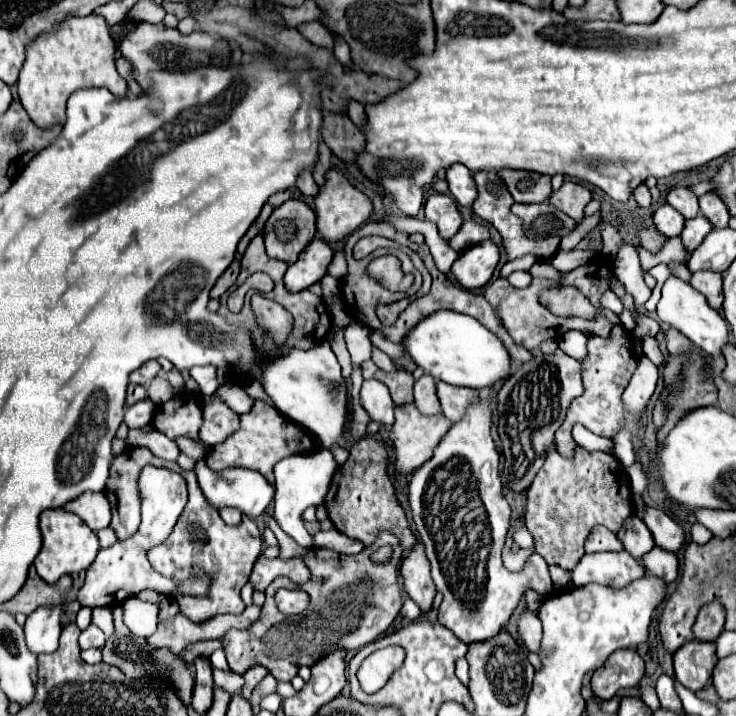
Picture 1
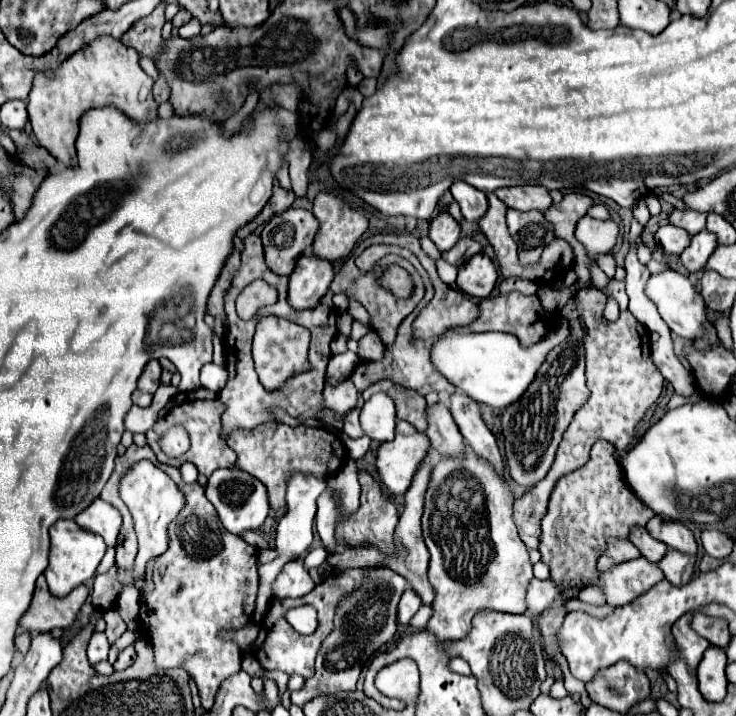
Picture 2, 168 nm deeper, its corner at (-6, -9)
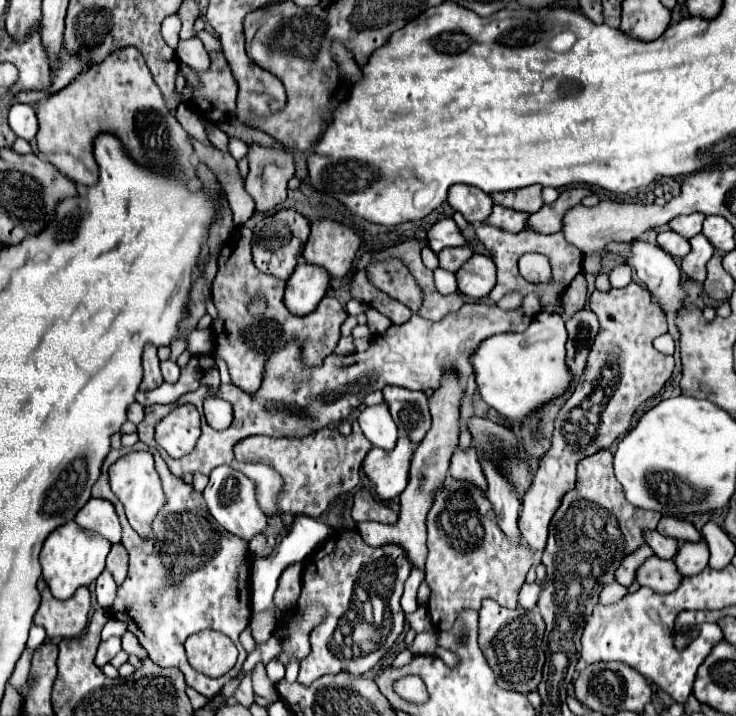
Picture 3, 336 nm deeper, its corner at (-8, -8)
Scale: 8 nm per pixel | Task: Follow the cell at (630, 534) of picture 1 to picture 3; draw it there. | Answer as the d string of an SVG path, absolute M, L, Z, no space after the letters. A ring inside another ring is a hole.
M647 530L647 532L645 532L645 542L647 542L647 544L653 548L653 552L655 552L657 556L661 556L661 558L673 558L673 556L677 554L677 550L679 550L677 540L669 538L669 536L663 536L663 534L659 534L657 530Z

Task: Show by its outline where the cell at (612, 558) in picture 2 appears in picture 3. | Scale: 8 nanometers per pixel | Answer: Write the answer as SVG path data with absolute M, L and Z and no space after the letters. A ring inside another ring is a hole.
M643 544L637 552L625 556L625 560L621 562L621 566L619 566L617 572L615 572L615 580L617 580L619 584L623 584L623 586L631 586L631 582L635 580L637 568L639 568L649 556L653 556L653 550L651 550L647 544Z

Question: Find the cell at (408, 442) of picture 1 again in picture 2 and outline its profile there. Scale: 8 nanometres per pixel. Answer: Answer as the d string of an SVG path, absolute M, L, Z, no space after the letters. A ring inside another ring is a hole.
M397 421L395 439L377 449L377 471L391 493L405 493L431 451L431 441L411 423Z

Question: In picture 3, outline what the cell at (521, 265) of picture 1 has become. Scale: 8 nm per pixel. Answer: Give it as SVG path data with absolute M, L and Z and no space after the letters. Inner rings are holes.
M509 292L509 294L505 294L505 296L497 302L497 306L499 306L501 310L515 310L515 308L521 306L521 300L523 300L521 294L517 294L517 292Z

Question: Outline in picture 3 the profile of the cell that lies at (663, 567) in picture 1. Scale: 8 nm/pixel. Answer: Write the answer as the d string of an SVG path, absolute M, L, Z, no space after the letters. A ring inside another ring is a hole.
M705 540L699 542L683 542L677 556L673 558L673 562L677 564L679 572L683 576L695 576L699 574L707 562L709 562L709 548Z

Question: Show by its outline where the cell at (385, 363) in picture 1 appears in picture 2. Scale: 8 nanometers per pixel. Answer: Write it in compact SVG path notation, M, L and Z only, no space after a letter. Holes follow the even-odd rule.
M369 331L361 341L359 341L359 351L363 359L371 359L371 361L381 361L383 353L385 353L385 345L379 339L379 335L375 331Z

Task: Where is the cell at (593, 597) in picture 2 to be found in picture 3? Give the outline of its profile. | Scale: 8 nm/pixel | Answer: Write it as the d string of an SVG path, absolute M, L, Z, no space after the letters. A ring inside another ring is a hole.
M611 582L611 584L607 584L607 586L603 588L603 592L601 592L601 604L615 604L615 602L619 602L625 594L627 594L627 588L625 588L625 586L621 586L621 584L617 584L617 582Z

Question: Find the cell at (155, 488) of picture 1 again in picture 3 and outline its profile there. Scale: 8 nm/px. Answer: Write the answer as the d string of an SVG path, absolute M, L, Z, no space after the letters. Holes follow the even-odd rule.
M129 452L121 456L115 464L109 466L109 484L115 496L123 502L125 516L129 524L135 528L135 532L143 538L153 536L151 522L153 516L157 516L157 512L161 510L161 504L165 504L165 494L161 492L161 480L153 466L151 452Z

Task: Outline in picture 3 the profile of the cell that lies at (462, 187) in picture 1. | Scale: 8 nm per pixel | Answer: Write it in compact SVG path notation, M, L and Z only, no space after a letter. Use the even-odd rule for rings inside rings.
M455 184L449 188L449 206L465 216L469 224L481 224L485 218L491 214L491 196L483 194L475 186L465 186L465 184Z

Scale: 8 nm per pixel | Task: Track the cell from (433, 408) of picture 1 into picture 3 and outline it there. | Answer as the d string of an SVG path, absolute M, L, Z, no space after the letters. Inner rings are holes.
M469 448L469 450L465 450L465 452L457 450L457 452L453 454L453 460L451 460L451 476L453 476L455 480L471 482L471 484L475 484L477 488L481 488L483 492L487 490L487 480L485 480L485 476L483 476L477 450L473 450L473 448Z

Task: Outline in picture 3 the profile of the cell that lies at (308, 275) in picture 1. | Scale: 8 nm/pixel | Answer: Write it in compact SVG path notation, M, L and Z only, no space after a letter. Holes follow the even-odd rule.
M301 262L287 280L283 302L295 316L307 316L325 296L327 284L329 274L323 268Z

